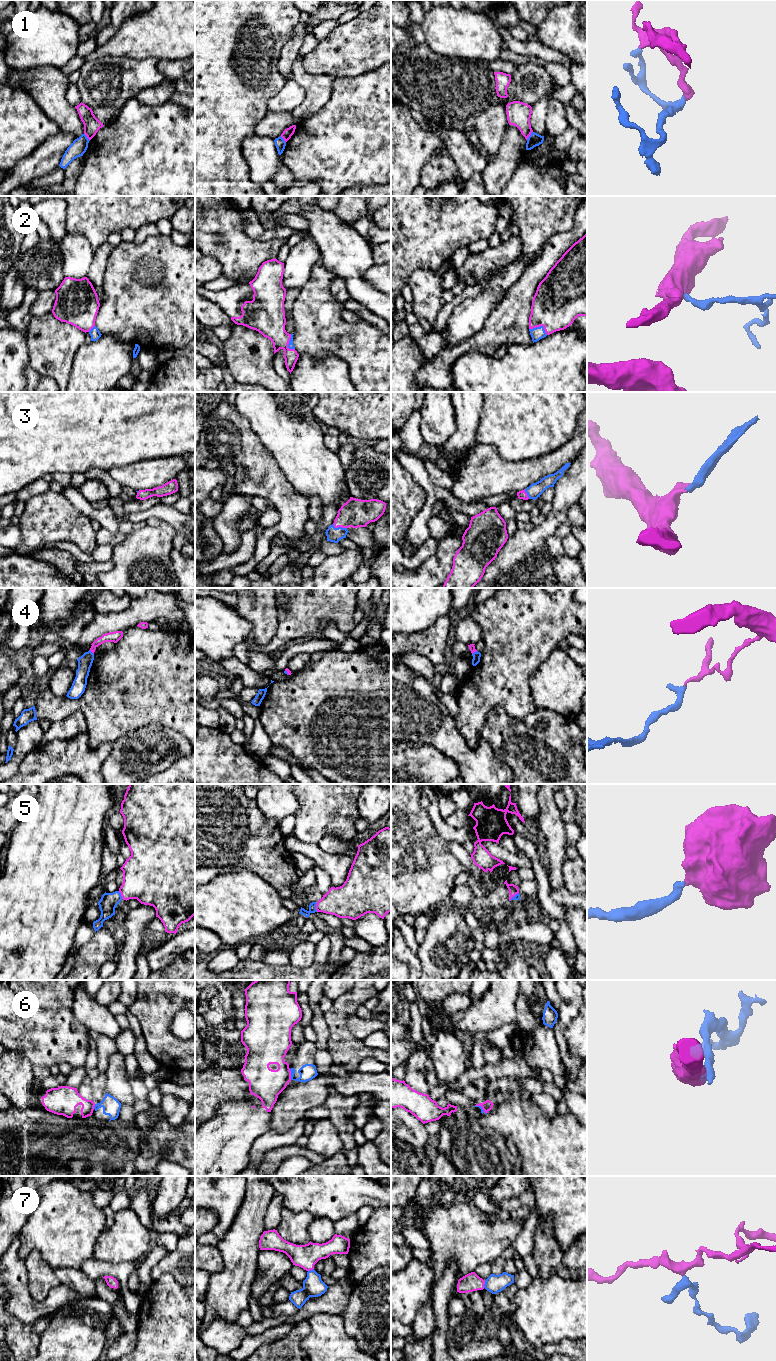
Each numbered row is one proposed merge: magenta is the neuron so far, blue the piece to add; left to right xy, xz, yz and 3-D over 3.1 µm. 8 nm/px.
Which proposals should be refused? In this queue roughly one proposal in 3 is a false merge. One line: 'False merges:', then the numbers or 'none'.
False merges: 1, 6

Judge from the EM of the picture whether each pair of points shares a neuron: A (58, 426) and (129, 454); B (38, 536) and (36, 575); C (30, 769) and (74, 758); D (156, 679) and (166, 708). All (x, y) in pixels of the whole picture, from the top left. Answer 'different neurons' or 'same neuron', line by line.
A: same neuron
B: different neurons
C: same neuron
D: same neuron

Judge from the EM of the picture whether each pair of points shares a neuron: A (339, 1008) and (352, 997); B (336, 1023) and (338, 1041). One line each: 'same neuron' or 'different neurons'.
A: same neuron
B: same neuron

